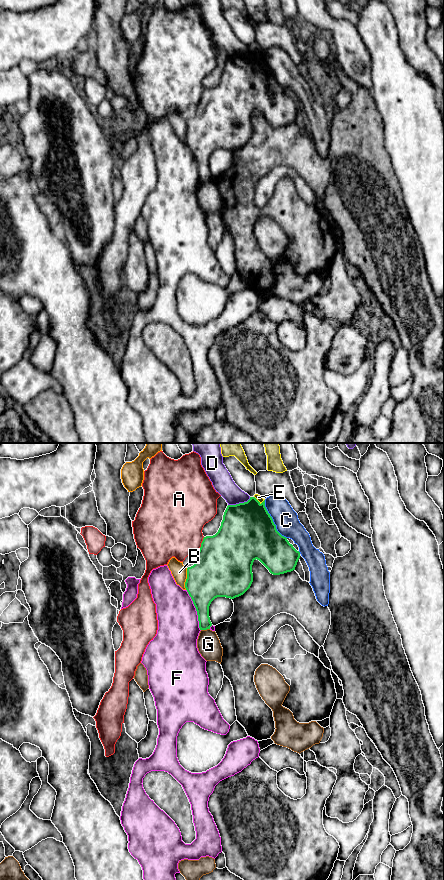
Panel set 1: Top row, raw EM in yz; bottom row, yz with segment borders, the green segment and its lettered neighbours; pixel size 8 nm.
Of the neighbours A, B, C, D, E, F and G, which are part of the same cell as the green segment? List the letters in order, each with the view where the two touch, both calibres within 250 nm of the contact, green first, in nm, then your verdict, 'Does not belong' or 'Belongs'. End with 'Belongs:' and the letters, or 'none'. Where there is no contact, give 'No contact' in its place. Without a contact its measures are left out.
A: Touches green in yz. Thickness 460 nm (green) against 440 nm. Does not belong
B: Touches green in yz. Thickness 380 nm (green) against 130 nm. Does not belong
C: Touches green in yz. Thickness 440 nm (green) against 190 nm. Does not belong
D: Touches green in yz. Thickness 440 nm (green) against 160 nm. Does not belong
E: Touches green in yz. Thickness 440 nm (green) against 50 nm. Does not belong
F: Touches green in yz. Thickness 300 nm (green) against 340 nm. Does not belong
G: Touches green in yz. Thickness 160 nm (green) against 190 nm. Does not belong
Belongs: none

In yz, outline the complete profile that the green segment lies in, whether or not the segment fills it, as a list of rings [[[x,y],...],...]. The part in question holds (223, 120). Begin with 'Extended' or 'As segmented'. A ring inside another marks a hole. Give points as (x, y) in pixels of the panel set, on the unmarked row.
As segmented. [[[250,49],[247,54],[228,57],[218,84],[213,88],[203,90],[195,116],[187,120],[185,140],[196,160],[200,182],[207,182],[212,178],[209,169],[209,158],[215,150],[234,151],[243,147],[250,140],[253,134],[252,117],[256,111],[271,126],[280,127],[295,122],[299,110],[300,104],[289,95],[286,89],[277,83],[273,71],[265,59],[265,52],[260,55],[255,49]]]

